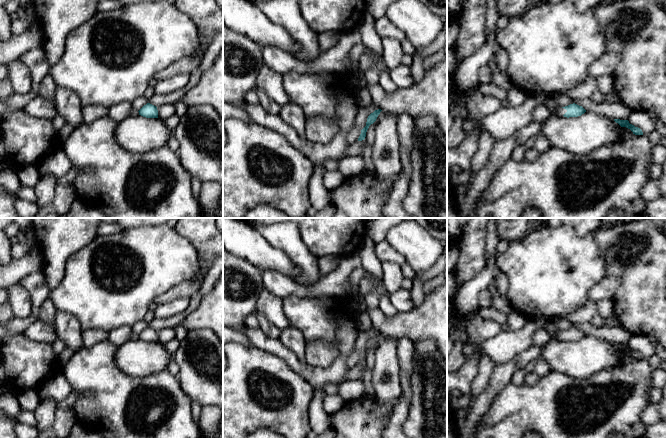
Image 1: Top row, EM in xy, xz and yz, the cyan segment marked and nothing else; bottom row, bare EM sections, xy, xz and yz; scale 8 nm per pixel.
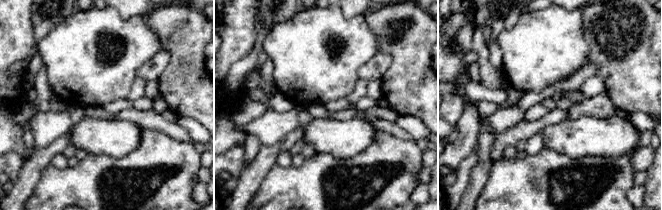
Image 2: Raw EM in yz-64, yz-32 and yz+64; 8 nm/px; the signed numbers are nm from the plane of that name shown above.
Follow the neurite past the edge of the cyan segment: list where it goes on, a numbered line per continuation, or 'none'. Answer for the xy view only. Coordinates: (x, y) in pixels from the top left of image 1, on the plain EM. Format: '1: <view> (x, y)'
none

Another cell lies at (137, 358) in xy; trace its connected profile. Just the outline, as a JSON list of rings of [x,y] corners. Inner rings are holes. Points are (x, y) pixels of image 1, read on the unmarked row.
[[[129,339],[118,347],[115,363],[125,374],[144,378],[166,370],[173,358],[165,346],[158,342]]]

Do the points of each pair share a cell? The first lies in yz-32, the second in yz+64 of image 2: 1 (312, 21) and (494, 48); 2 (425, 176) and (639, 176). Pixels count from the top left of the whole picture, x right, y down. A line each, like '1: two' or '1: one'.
1: two
2: one

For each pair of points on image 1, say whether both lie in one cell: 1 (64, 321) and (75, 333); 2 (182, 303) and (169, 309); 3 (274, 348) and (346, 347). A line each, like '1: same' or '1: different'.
1: same
2: same
3: same

